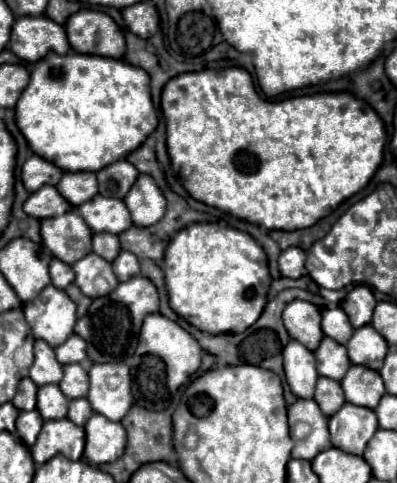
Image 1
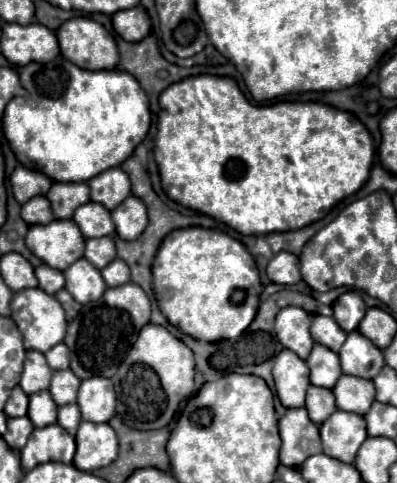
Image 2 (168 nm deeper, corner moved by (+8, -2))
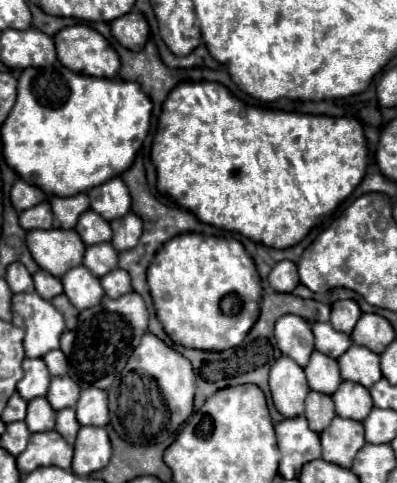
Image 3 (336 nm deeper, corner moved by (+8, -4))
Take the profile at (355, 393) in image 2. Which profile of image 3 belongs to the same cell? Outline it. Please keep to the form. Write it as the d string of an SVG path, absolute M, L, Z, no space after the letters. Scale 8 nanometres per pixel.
M342 382L340 388L332 394L332 400L336 404L338 416L352 418L358 422L362 422L374 406L368 388L356 384L356 382Z

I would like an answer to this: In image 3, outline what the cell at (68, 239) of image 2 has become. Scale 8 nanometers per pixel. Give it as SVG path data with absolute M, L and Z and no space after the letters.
M64 228L30 230L26 234L26 244L36 264L58 278L64 276L72 266L80 266L86 250L76 230Z

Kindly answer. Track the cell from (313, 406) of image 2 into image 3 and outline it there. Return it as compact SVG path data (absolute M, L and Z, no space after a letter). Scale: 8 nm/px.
M312 390L306 398L306 418L308 418L308 424L312 426L312 430L316 430L316 432L324 430L334 416L336 416L336 412L334 412L332 398L328 394Z

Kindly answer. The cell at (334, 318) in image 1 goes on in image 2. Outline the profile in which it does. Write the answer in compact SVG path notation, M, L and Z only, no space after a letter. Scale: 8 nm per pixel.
M314 314L312 316L312 338L318 344L324 344L326 348L338 352L346 340L346 332L336 324L334 318Z

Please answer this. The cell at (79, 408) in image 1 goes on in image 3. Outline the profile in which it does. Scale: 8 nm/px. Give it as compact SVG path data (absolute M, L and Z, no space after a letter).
M72 408L60 410L58 418L56 418L56 432L64 434L64 440L68 444L74 444L78 430L80 430L80 424L76 422L76 412Z

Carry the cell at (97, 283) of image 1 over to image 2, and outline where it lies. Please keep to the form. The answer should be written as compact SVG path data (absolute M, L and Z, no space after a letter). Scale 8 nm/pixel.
M80 258L70 268L66 268L64 278L66 278L66 290L80 304L98 300L106 290L100 270L94 268L86 258Z

